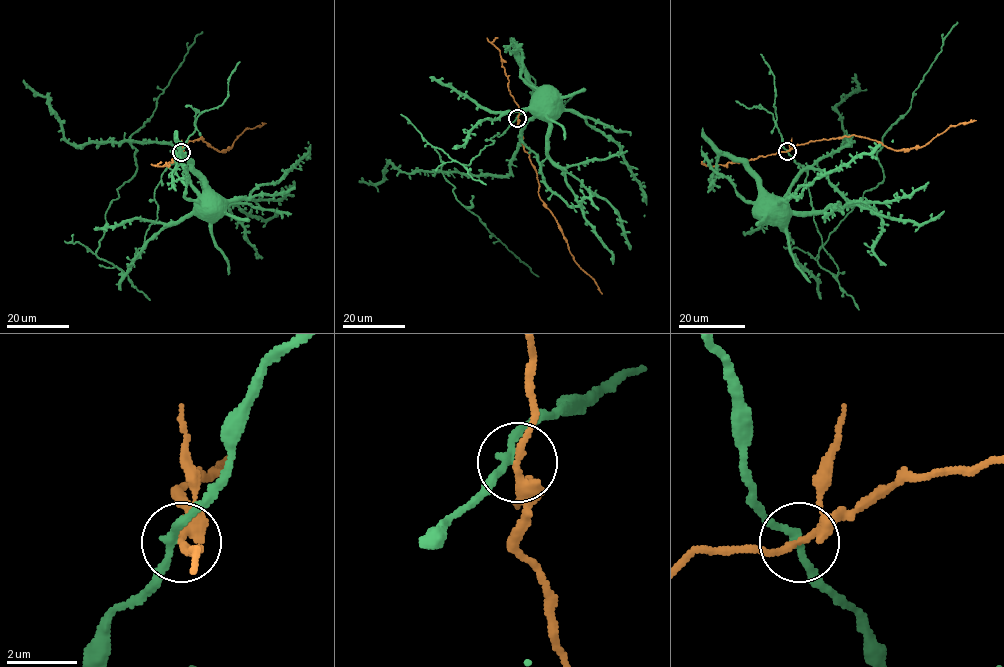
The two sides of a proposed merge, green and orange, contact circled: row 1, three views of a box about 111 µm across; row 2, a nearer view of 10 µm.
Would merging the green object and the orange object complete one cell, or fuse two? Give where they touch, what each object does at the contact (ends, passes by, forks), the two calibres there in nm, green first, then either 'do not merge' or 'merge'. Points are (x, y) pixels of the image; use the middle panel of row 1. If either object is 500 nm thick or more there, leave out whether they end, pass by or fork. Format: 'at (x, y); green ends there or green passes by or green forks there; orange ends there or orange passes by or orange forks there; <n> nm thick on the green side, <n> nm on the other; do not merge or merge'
at (517, 118); green passes by; orange forks there; 240 nm thick on the green side, 190 nm on the other; do not merge

